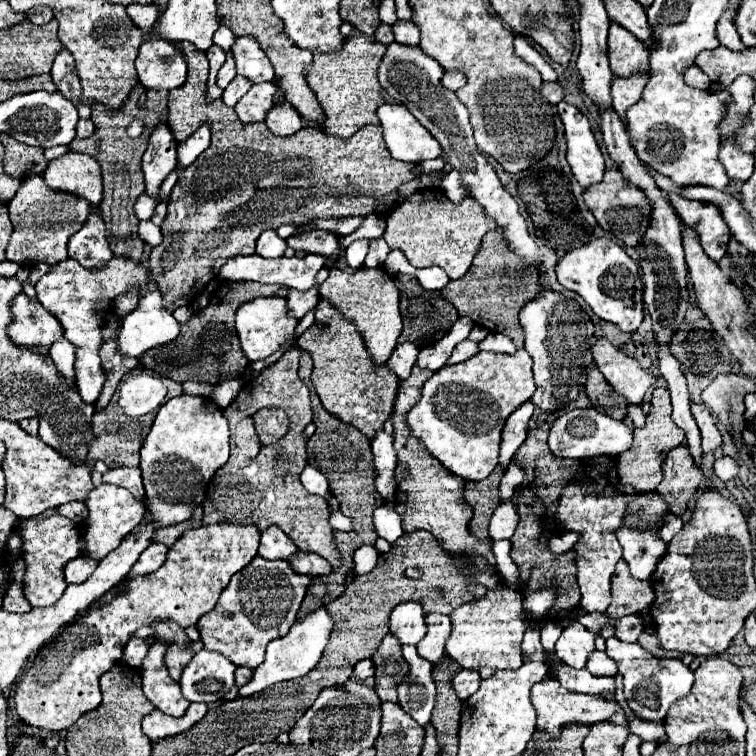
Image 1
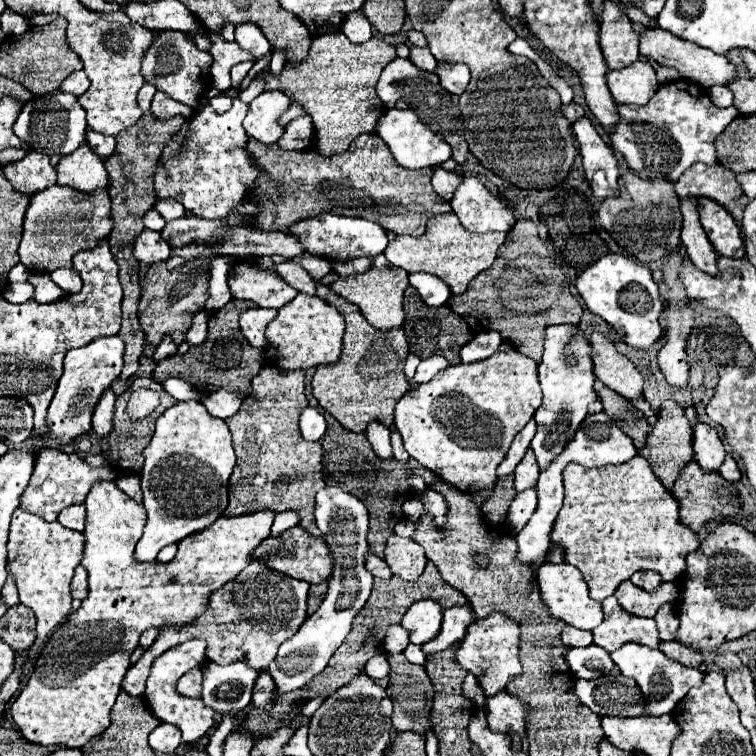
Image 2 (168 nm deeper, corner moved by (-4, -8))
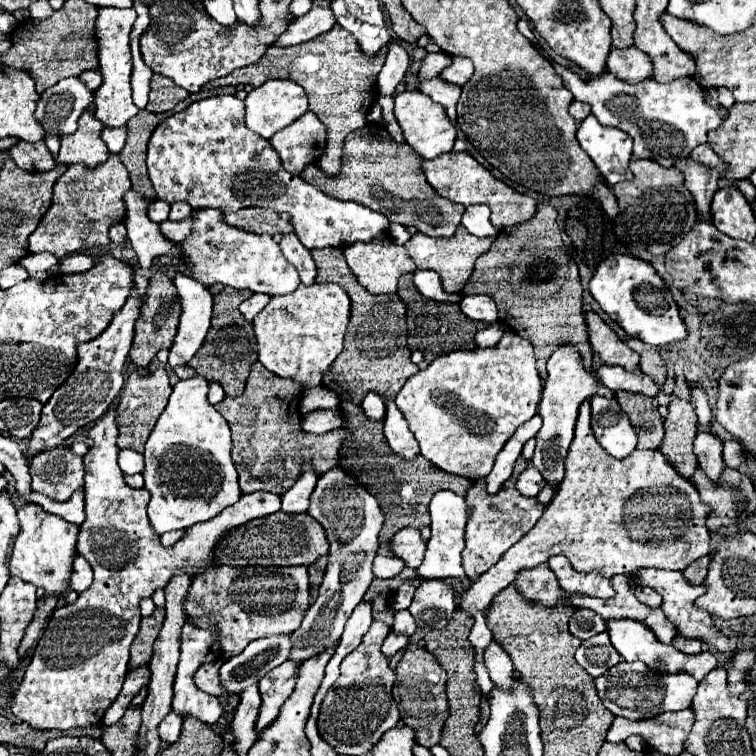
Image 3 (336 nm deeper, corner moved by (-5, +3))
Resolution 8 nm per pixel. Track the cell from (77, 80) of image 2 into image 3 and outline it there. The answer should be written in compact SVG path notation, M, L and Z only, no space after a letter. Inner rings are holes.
M84 71L84 73L80 75L80 81L82 81L90 91L94 91L94 89L98 89L98 85L102 83L102 77L100 77L98 71Z

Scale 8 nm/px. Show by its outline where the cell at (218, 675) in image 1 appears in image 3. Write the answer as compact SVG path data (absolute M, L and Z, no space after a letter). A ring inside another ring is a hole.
M290 635L252 641L240 655L230 657L220 667L220 681L224 691L242 693L242 689L256 685L268 671L288 659L290 647Z

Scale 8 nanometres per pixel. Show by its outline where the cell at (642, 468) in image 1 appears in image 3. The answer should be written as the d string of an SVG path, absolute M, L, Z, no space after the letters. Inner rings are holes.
M672 399L668 405L668 415L664 417L664 441L658 447L668 463L678 475L690 477L698 467L696 455L692 451L692 441L696 437L696 413L690 401Z

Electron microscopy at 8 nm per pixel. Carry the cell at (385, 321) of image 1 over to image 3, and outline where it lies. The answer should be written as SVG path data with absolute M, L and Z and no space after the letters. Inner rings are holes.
M388 237L374 239L370 243L350 245L344 249L344 257L346 257L350 271L356 275L358 283L362 287L366 287L368 293L372 293L372 295L394 295L398 279L408 271L416 271L416 265L414 265L412 257L406 253L406 249L394 245Z

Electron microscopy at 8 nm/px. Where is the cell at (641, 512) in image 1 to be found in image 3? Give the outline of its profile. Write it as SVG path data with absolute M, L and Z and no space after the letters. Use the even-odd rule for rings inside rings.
M638 569L634 573L634 583L636 585L646 585L646 587L652 587L654 591L658 591L662 595L662 609L666 613L666 619L678 629L678 633L686 639L700 639L700 641L708 641L708 639L714 639L714 641L708 641L710 647L714 647L724 659L732 659L736 653L730 645L730 639L720 635L720 631L714 627L712 623L712 617L702 611L702 609L696 609L694 607L694 601L706 591L702 585L694 587L690 585L684 577L682 577L682 571L668 571L668 569Z

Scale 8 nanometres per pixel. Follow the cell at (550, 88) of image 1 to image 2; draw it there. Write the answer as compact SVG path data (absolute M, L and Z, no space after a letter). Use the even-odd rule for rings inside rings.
M573 102L573 104L567 104L567 106L561 106L561 112L563 112L563 116L565 116L571 124L585 116L585 110L583 110L579 104L575 104L575 102Z

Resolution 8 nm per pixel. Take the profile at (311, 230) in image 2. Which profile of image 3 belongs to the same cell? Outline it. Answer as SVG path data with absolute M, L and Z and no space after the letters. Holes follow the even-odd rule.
M214 95L192 103L188 109L174 113L162 121L148 143L148 173L158 199L166 203L188 201L192 209L218 209L218 211L238 211L244 207L274 209L276 213L288 213L294 233L308 249L324 247L348 247L352 243L370 243L378 235L388 233L390 221L382 213L366 209L354 201L340 201L324 195L316 187L308 185L304 179L294 177L282 169L278 153L272 149L270 141L252 133L244 123L244 101L236 95Z

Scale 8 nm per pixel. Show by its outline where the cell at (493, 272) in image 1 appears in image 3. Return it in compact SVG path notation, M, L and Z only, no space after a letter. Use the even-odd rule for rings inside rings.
M536 205L536 213L530 221L522 225L514 225L514 229L502 229L496 237L496 243L488 253L478 257L474 265L474 273L470 275L468 283L462 289L462 295L476 295L486 293L494 299L498 307L498 321L528 339L534 345L536 351L536 365L542 379L546 379L546 361L552 355L554 347L560 343L574 343L578 345L578 351L584 359L584 367L592 371L592 349L588 343L588 331L584 323L584 311L582 311L582 285L580 275L574 259L570 257L566 245L562 243L560 229L556 225L556 211L550 205Z

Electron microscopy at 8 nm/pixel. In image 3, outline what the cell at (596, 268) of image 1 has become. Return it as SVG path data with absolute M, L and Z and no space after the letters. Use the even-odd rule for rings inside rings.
M610 255L594 271L588 289L604 313L614 319L622 329L648 345L664 347L686 337L684 321L678 315L678 305L672 299L672 293L664 285L662 277L656 273L652 263L632 257L632 255Z

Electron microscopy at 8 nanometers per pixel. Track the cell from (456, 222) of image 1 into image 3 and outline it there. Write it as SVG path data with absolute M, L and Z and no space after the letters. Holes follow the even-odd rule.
M458 225L456 229L456 235L454 237L442 237L442 239L436 239L436 237L428 237L428 235L412 235L410 241L406 241L406 251L410 253L410 257L414 259L416 267L418 269L432 269L440 275L442 279L442 285L444 285L444 291L448 293L460 293L464 283L468 281L472 269L474 269L474 261L486 253L490 249L490 245L496 241L496 237L474 237L466 231L464 225Z

